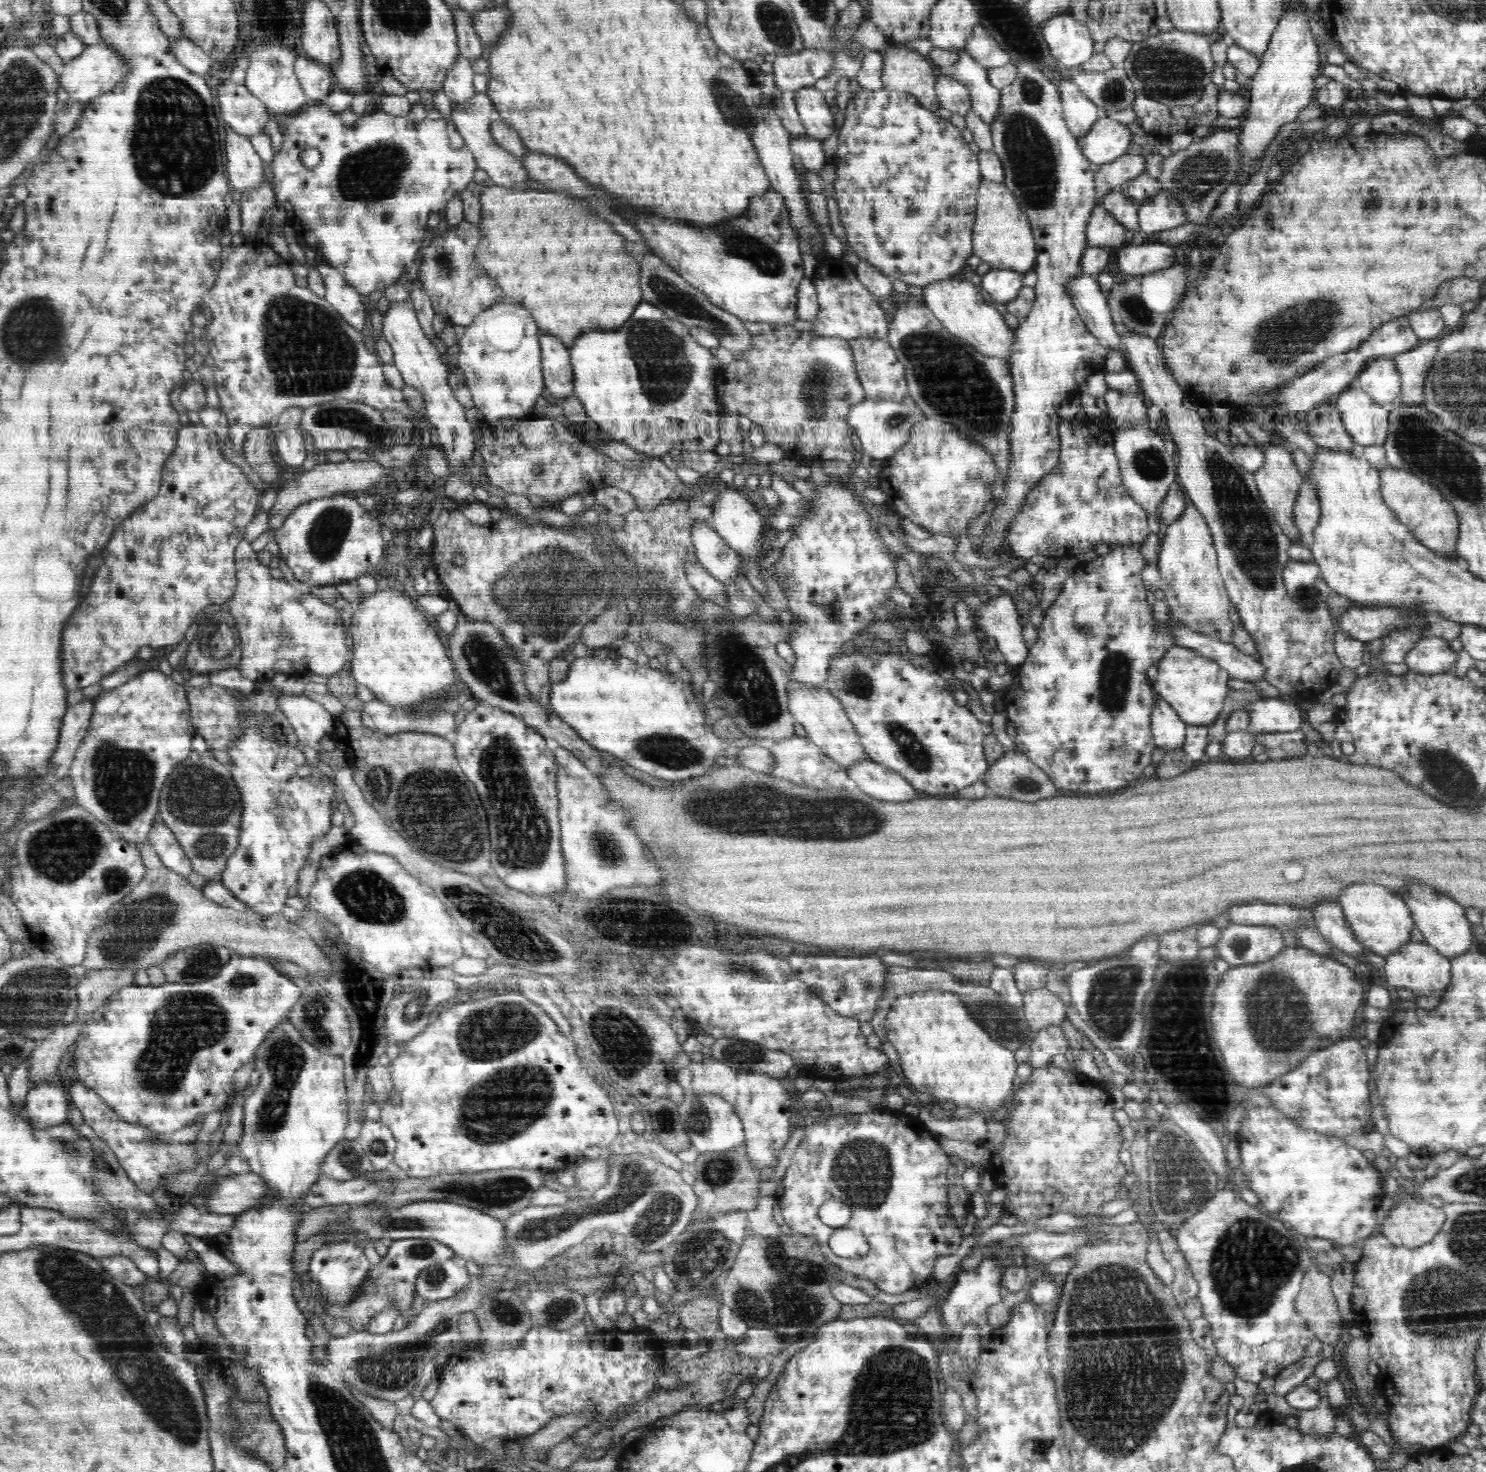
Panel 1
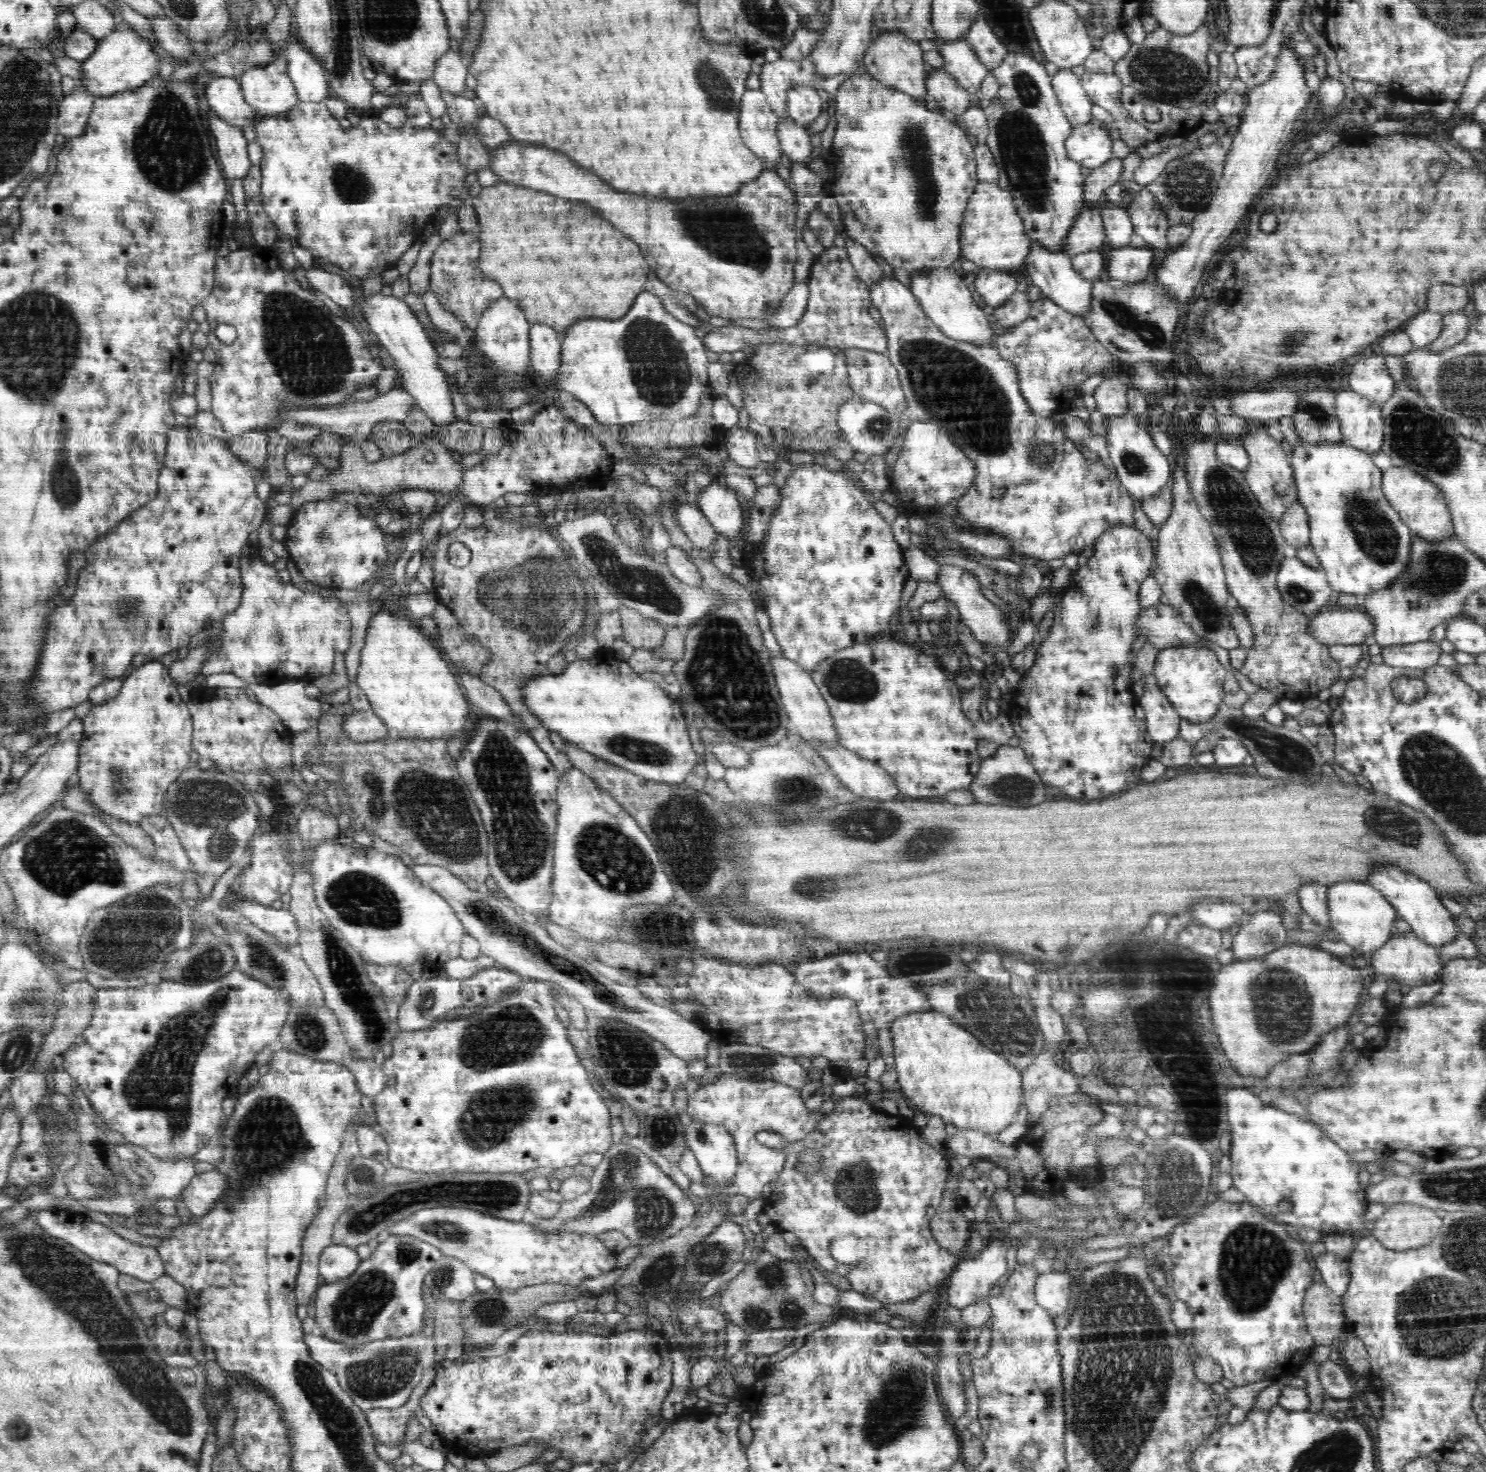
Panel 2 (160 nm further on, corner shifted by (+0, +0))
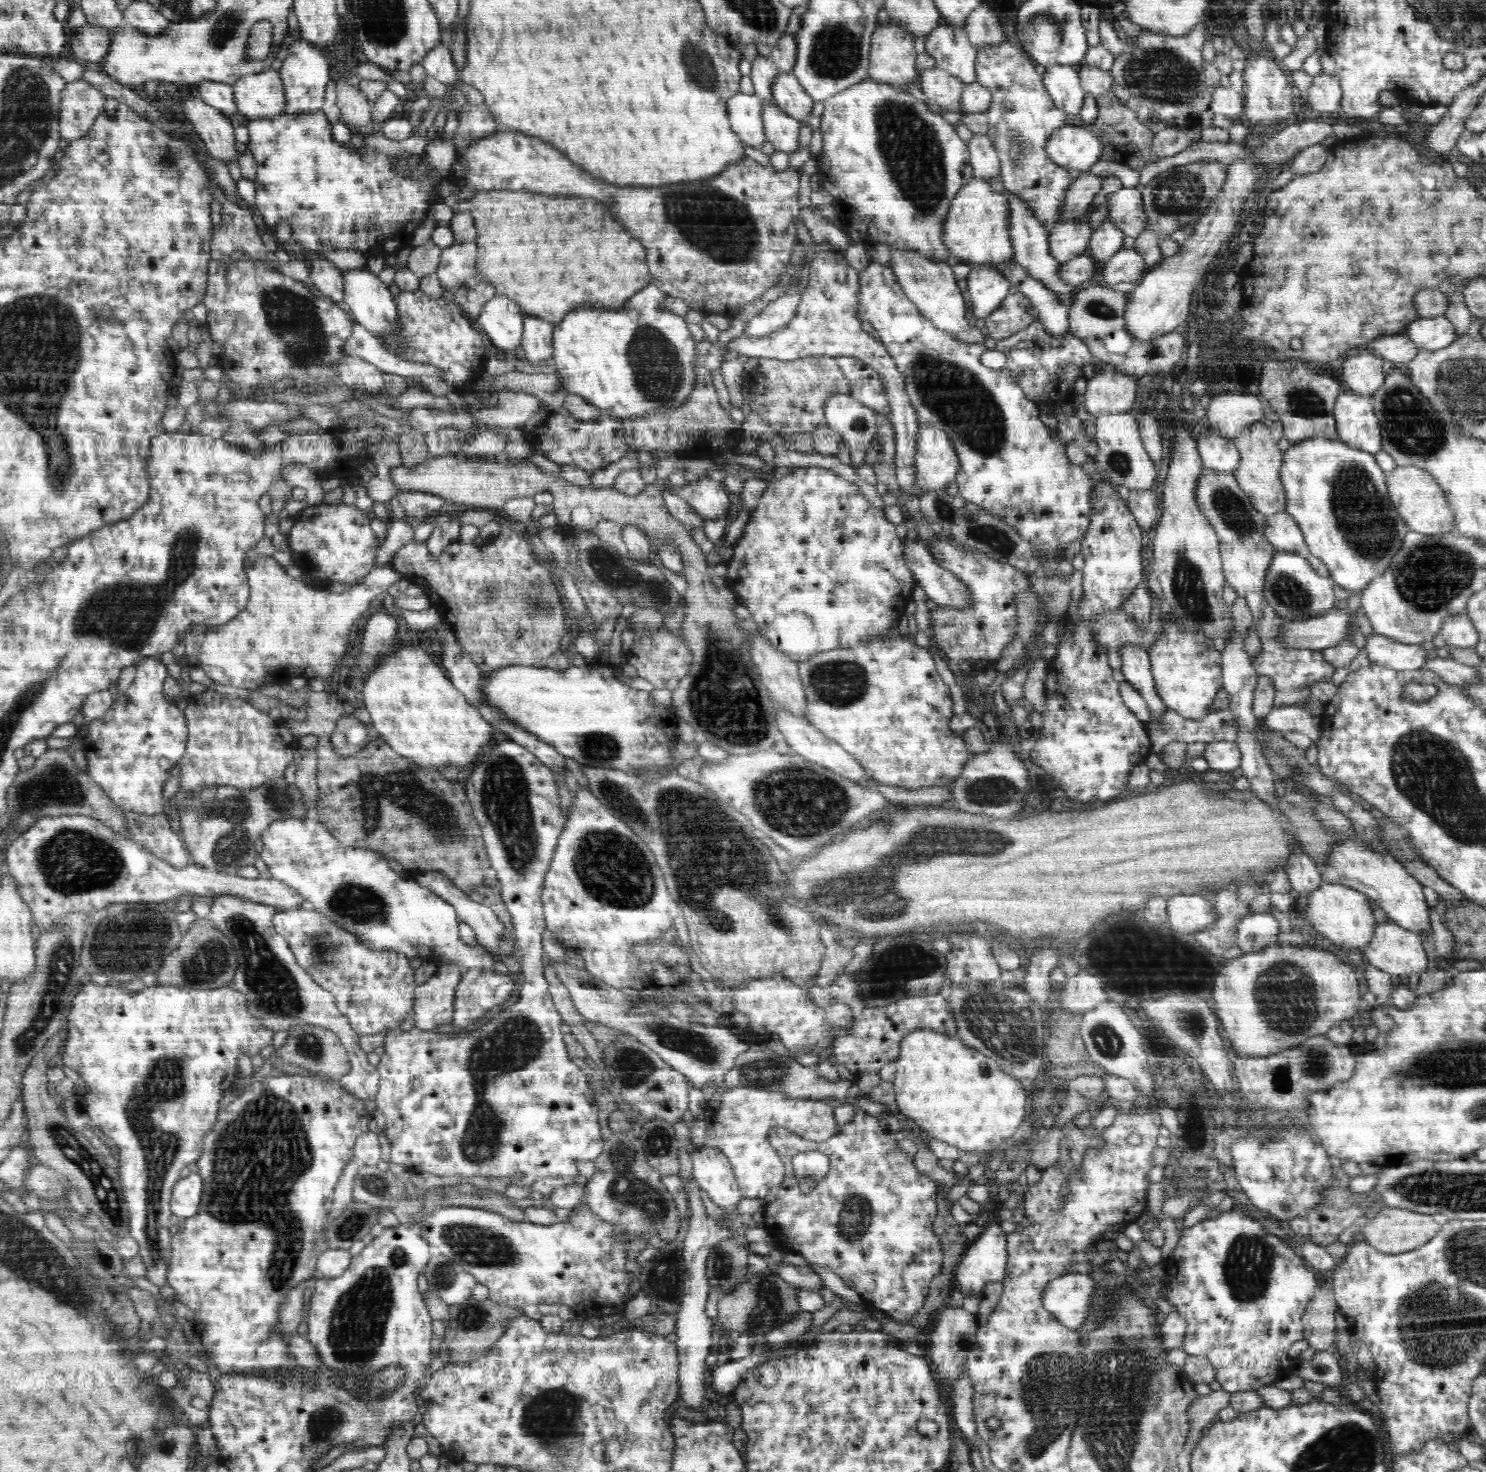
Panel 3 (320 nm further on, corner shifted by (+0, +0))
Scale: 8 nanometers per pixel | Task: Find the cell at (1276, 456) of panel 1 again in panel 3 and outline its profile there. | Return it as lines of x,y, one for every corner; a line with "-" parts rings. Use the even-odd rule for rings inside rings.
1254,422
1232,441
1240,453
1240,462
1232,473
1253,507
1266,517
1284,511
1286,495
1280,482
1279,468
1285,452
1278,447
1275,427
1268,427
1268,423

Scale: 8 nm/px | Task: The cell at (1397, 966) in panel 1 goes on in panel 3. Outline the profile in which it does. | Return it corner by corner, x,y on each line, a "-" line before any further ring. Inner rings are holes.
1384,920
1375,926
1370,942
1364,947
1364,956
1368,958
1370,965
1391,975
1396,974
1400,978
1412,973
1422,974
1426,971
1428,964
1420,934
1406,930
1390,920

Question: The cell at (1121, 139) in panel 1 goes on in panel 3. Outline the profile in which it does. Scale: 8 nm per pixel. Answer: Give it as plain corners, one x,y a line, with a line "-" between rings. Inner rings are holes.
1069,123
1058,128
1046,142
1046,153
1054,165
1088,172
1100,161
1102,143
1082,124

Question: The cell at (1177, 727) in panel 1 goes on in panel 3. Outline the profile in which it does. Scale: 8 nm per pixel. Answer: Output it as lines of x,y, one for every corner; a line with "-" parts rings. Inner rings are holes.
1126,645
1120,648
1120,672
1124,674
1126,681
1138,690
1145,699
1150,718
1158,718
1167,708
1164,701
1156,693
1154,677
1150,665
1150,655
1146,649
1139,646

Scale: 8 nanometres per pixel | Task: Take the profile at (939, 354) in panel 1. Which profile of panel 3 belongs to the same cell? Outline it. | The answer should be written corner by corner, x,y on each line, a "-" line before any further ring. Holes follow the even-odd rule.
872,260
866,270
860,271
858,279
860,279
860,288
858,291
856,316
861,323
870,322
872,324
872,328
878,332
877,339
883,341
883,345
887,348
889,355
894,359
896,367
902,373
905,391
909,396
910,404
916,411
919,428
936,427
945,431
950,437
953,449
957,452
960,461
960,468
955,478
959,488
958,495
964,500
982,506
982,509
989,512
990,515
1001,518
1006,524
1012,526
1024,541
1038,548
1045,559
1051,556
1061,555
1066,546
1071,542
1074,542
1074,540
1082,540
1086,534
1086,530
1089,529
1090,511
1092,510
1090,495
1093,493
1093,488
1095,487
1093,478
1084,472
1082,465
1076,466
1069,461
1069,458
1066,456
1067,445
1057,435
1056,430
1053,432
1049,431
1048,427
1040,421
1040,412
1036,407
1036,403
1026,398
1024,391
1014,380
1010,370
1006,366
994,370
982,365
980,358
982,358
982,354
987,350
984,343
968,344
952,336
950,333
936,328
934,323
923,314
920,314
916,305
909,298
906,298
902,287
896,283
894,272
890,267

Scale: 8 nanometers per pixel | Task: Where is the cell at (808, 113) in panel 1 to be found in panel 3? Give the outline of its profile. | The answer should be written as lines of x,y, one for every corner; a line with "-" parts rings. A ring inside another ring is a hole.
780,71
774,78
771,89
773,101
788,116
798,121
813,122
811,110
814,101
791,72

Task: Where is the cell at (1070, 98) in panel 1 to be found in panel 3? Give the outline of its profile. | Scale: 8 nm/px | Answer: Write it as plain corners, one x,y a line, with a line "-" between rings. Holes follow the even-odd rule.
1050,65
1043,73
1043,85
1054,104
1066,114
1078,114
1083,107
1085,90
1082,88
1078,67

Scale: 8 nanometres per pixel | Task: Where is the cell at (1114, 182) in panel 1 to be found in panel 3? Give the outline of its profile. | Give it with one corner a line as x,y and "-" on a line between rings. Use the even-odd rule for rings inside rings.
1082,172
1081,176
1074,179
1070,188
1066,191
1064,208
1059,216
1062,221
1078,220
1087,217
1093,209
1095,194
1102,189
1104,179
1092,175
1090,172

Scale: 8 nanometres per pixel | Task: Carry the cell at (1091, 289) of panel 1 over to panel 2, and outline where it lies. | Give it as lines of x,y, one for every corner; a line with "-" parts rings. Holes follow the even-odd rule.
1031,241
1030,252
1024,264
1024,276
1031,285
1037,286
1041,291
1041,296
1053,300
1064,310
1076,315
1085,313
1091,301
1091,290
1094,280
1082,278
1075,270
1070,256
1058,251
1048,251
1046,247

